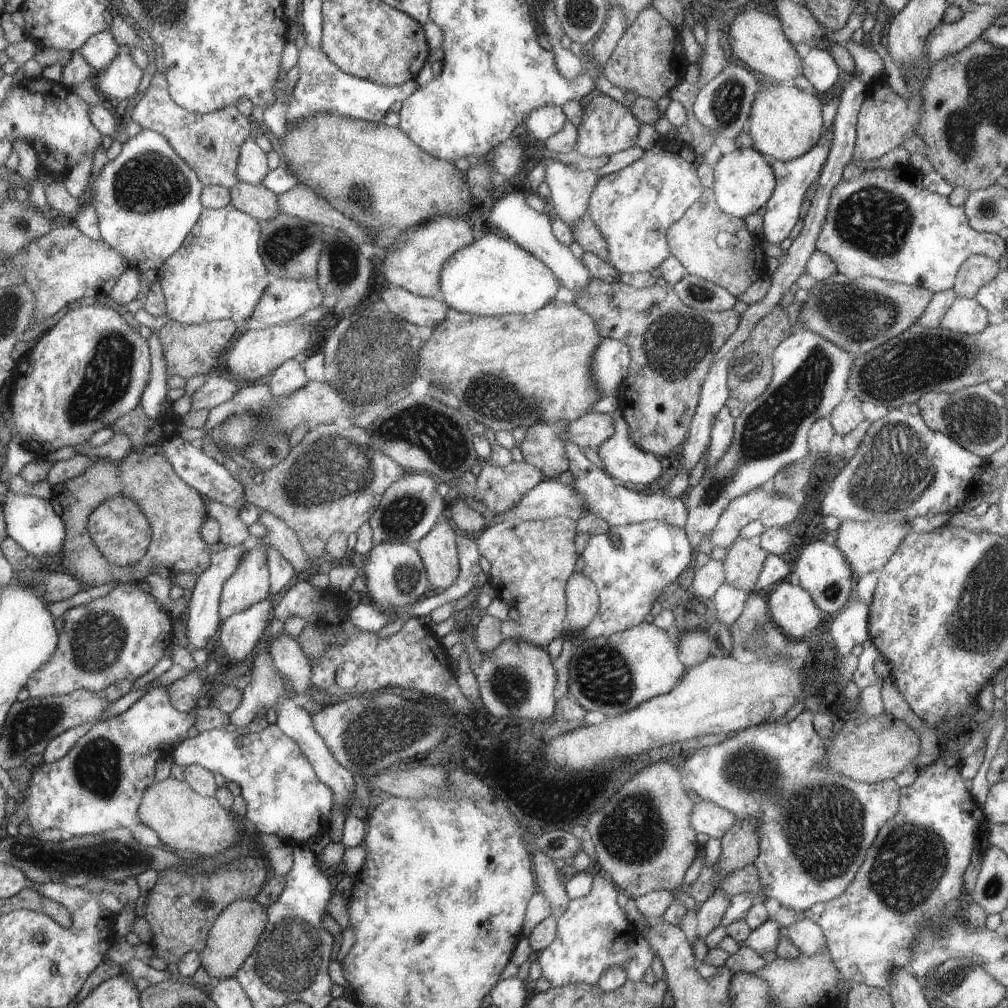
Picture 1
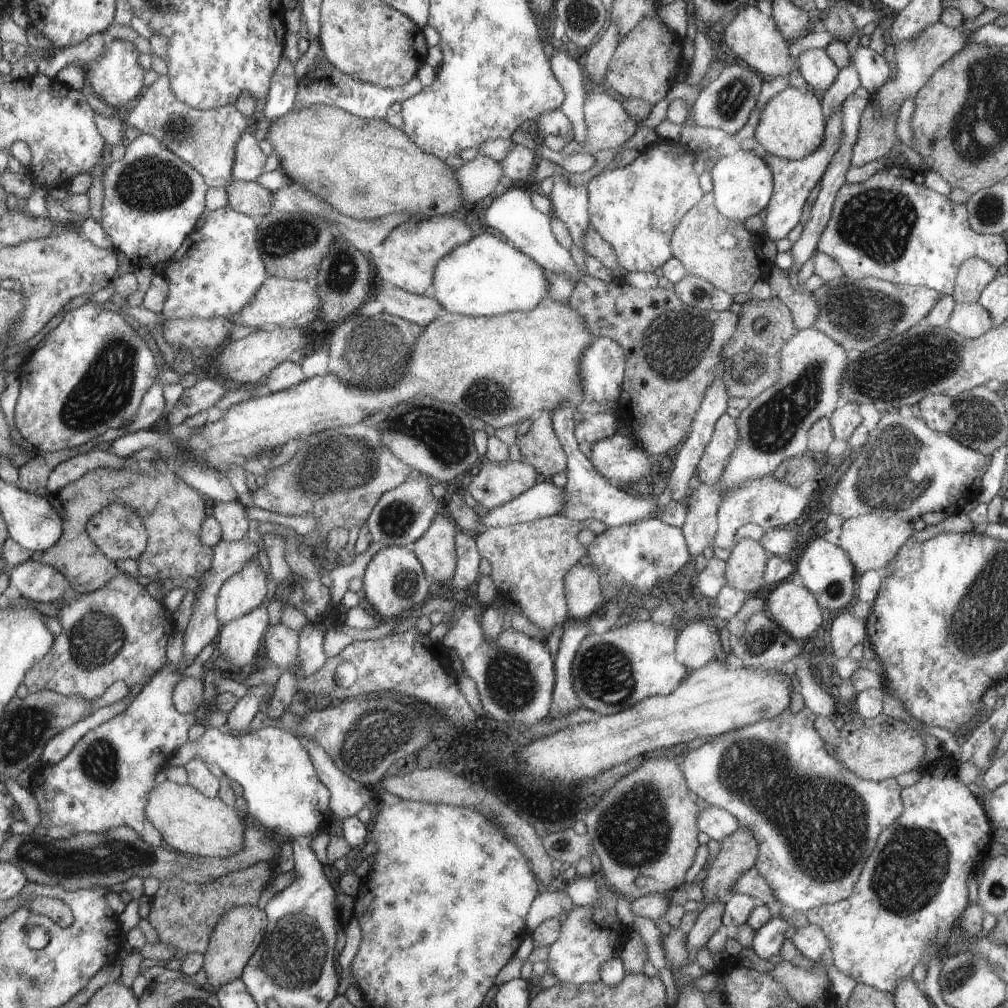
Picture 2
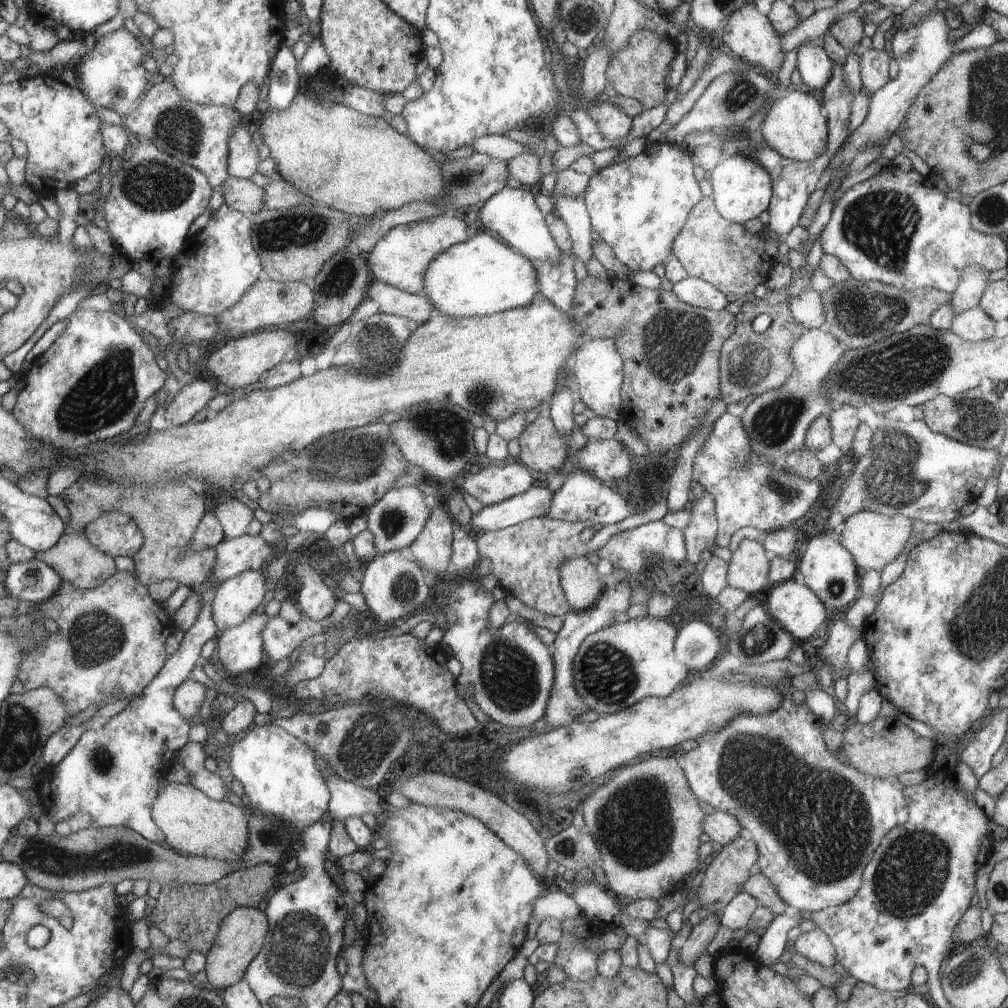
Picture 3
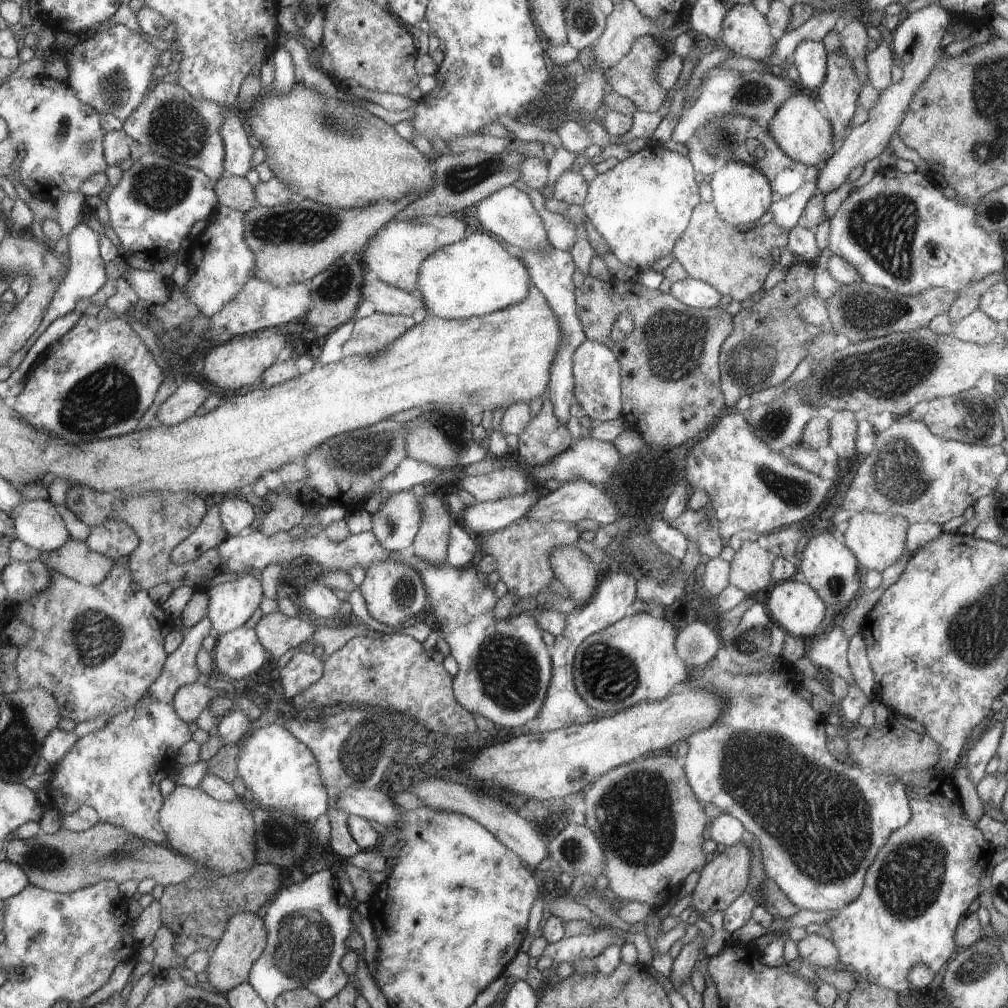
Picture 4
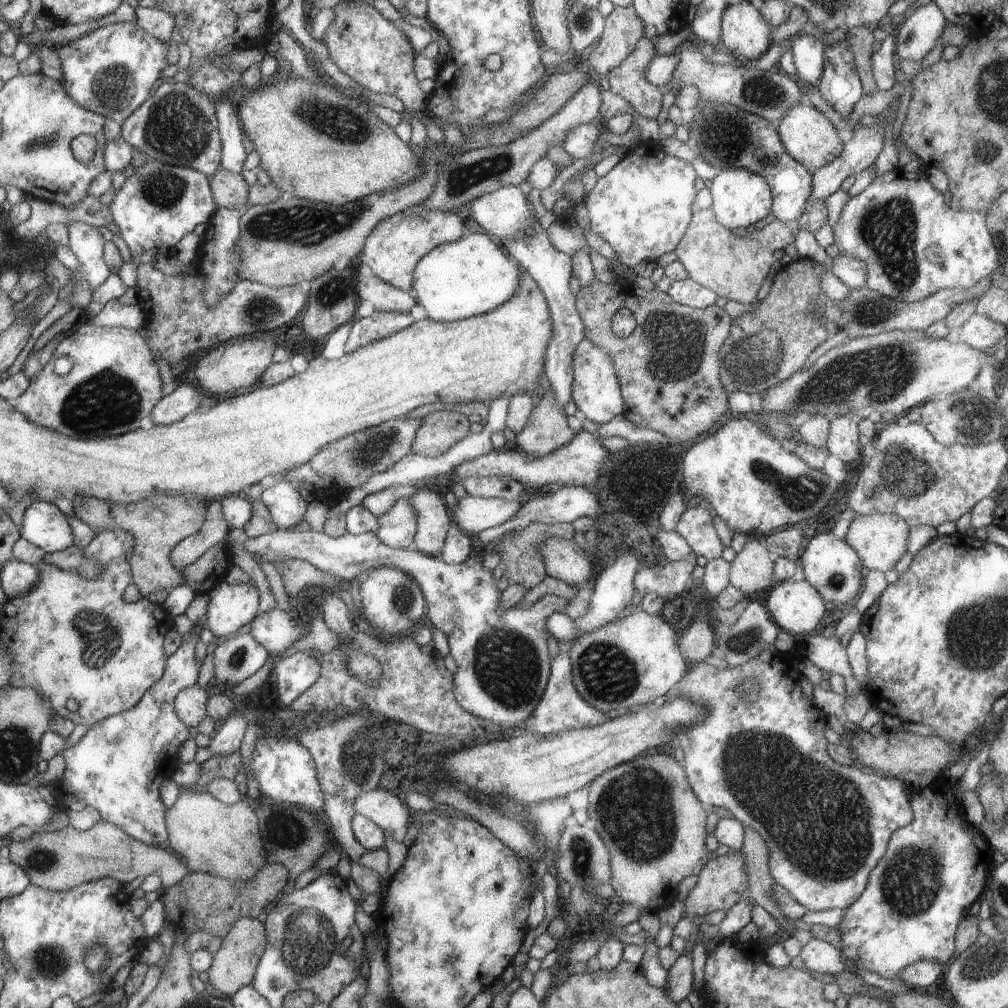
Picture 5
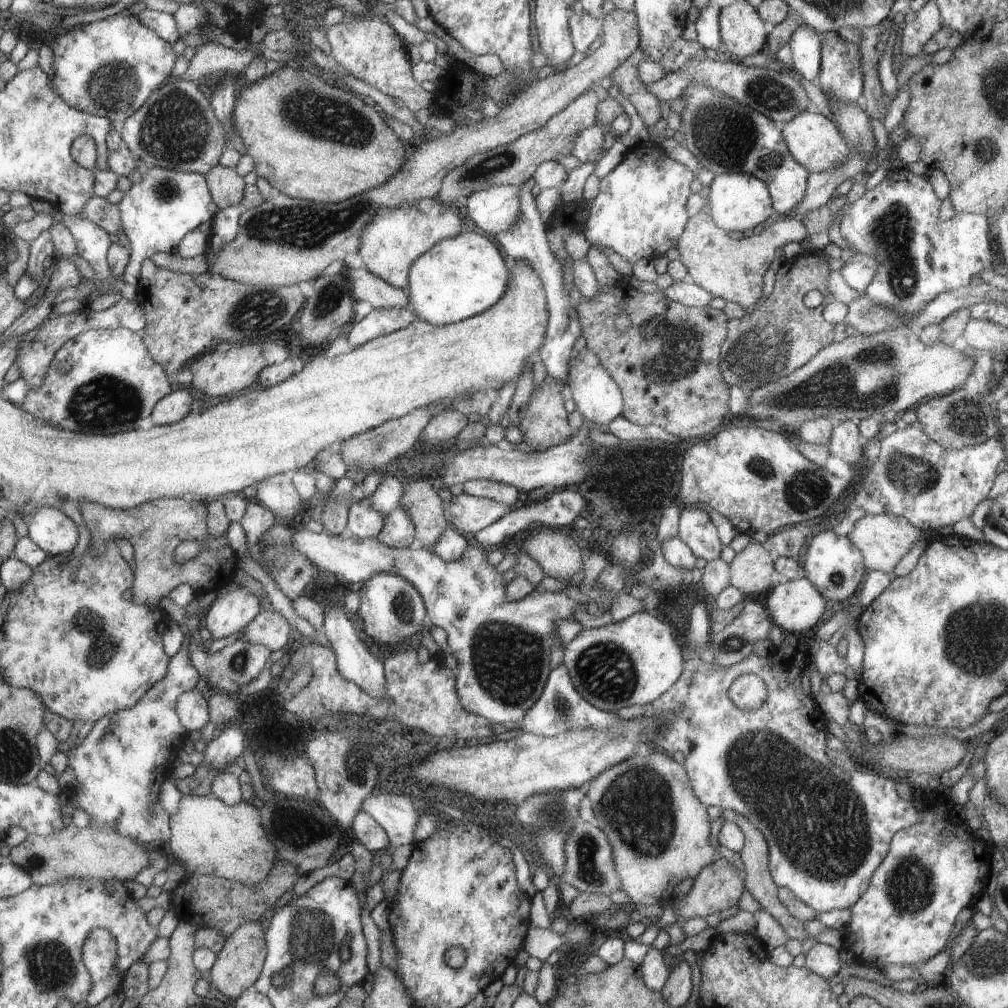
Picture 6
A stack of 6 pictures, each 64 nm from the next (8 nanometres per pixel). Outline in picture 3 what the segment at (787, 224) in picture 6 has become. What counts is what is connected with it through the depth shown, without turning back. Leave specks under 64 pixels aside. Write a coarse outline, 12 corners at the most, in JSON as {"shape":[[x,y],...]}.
{"shape":[[706,197],[673,244],[690,277],[754,293],[772,268],[758,234]]}

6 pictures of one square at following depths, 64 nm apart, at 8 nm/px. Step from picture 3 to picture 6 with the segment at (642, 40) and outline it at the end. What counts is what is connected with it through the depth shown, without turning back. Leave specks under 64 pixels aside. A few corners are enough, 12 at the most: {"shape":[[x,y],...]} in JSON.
{"shape":[[638,47],[610,75],[649,130],[661,102],[639,79],[646,60]]}

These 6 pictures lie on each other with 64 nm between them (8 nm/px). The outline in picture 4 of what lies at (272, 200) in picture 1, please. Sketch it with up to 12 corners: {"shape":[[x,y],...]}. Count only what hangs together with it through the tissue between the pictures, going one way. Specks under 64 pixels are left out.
{"shape":[[246,177],[216,181],[218,204],[245,213],[258,206]]}

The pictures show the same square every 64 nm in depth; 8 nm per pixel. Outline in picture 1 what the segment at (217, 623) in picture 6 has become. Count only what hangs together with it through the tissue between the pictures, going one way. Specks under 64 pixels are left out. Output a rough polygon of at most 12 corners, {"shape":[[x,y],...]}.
{"shape":[[251,539],[222,589],[221,621],[272,591],[269,546]]}

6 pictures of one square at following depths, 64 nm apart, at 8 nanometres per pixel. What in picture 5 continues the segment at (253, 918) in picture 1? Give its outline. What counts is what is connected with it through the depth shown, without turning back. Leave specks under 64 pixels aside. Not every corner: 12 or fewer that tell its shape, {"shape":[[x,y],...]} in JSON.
{"shape":[[240,917],[207,970],[231,997],[251,985],[266,950],[264,924]]}

